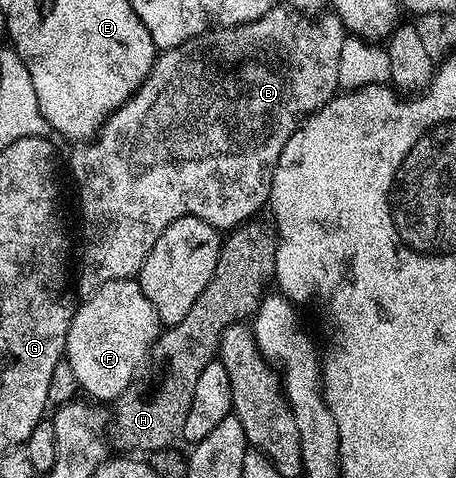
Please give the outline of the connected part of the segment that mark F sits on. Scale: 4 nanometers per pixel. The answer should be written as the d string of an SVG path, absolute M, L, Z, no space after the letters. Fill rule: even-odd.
M133 277L104 283L88 297L90 299L82 307L78 306L74 310L71 329L67 333L65 359L68 360L74 371L78 388L82 392L85 390L90 395L86 395L90 400L106 399L106 401L112 401L135 382L138 378L137 370L144 365L145 358L147 360L150 358L153 345L157 342L159 334L159 320L151 301L147 301L140 282Z

